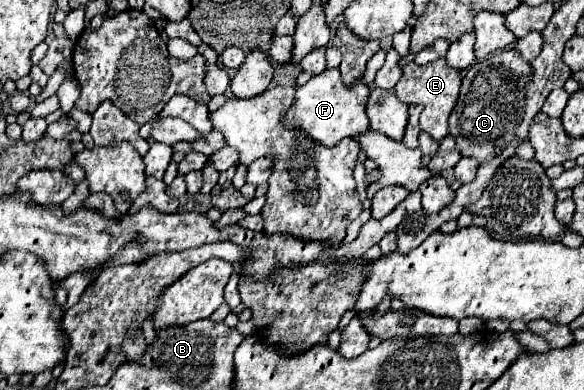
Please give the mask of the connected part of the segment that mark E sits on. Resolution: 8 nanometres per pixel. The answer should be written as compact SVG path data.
M445 58L423 64L423 66L417 66L415 62L409 62L403 68L403 76L399 78L399 82L395 86L395 96L405 104L423 104L419 126L435 142L441 142L447 136L447 118L449 118L449 114L451 114L451 110L457 102L459 86L461 86L461 72L449 68Z

